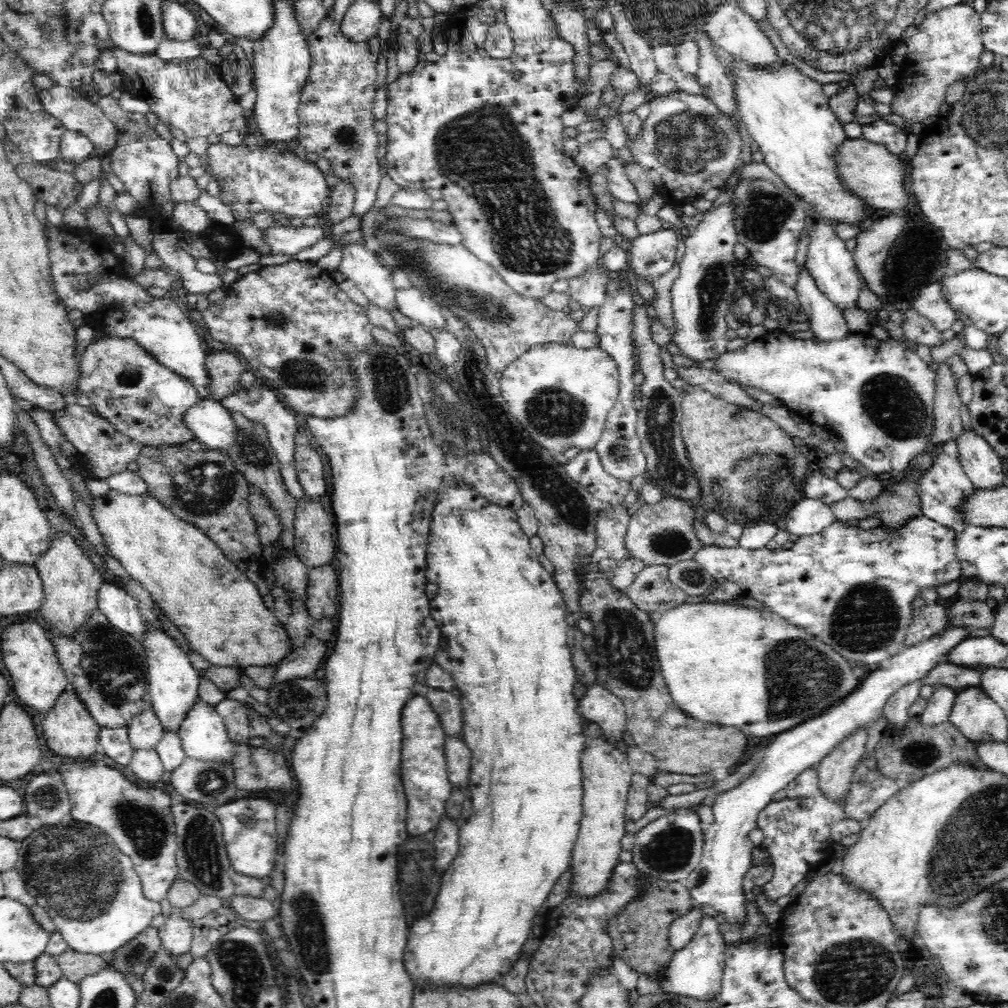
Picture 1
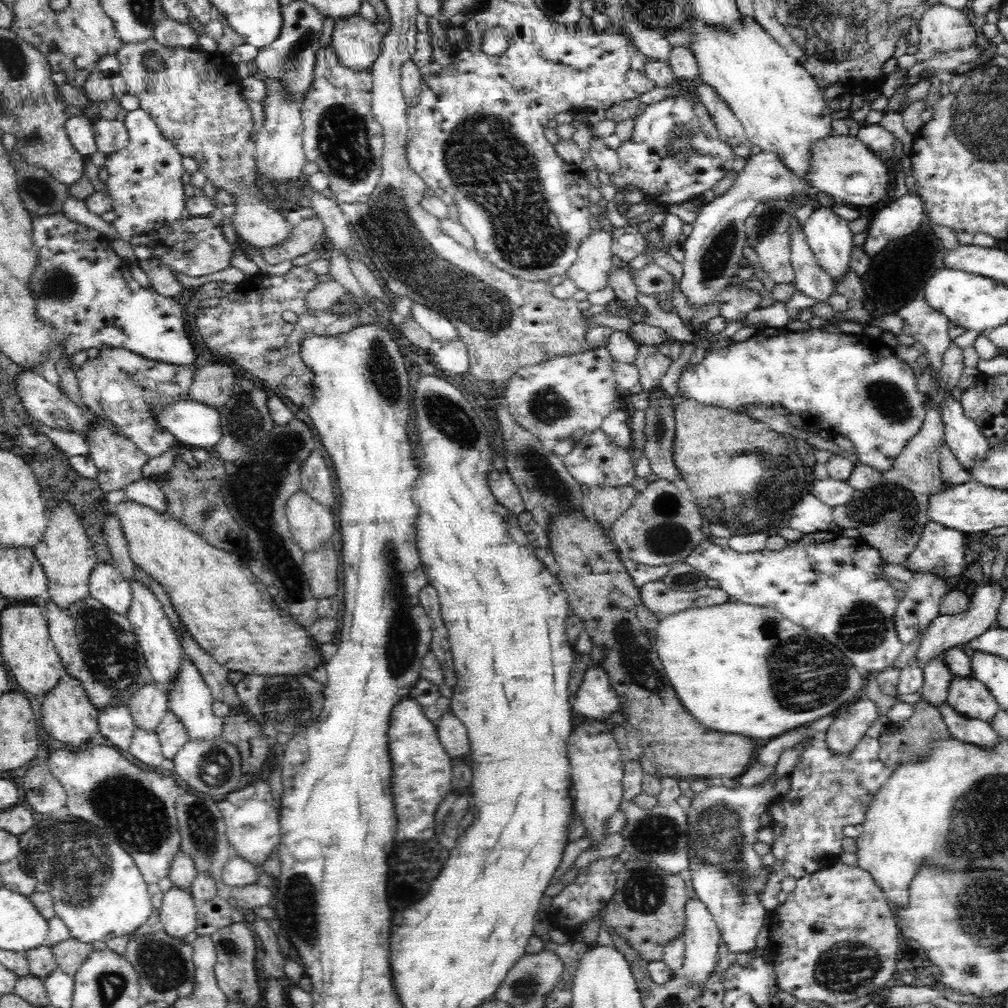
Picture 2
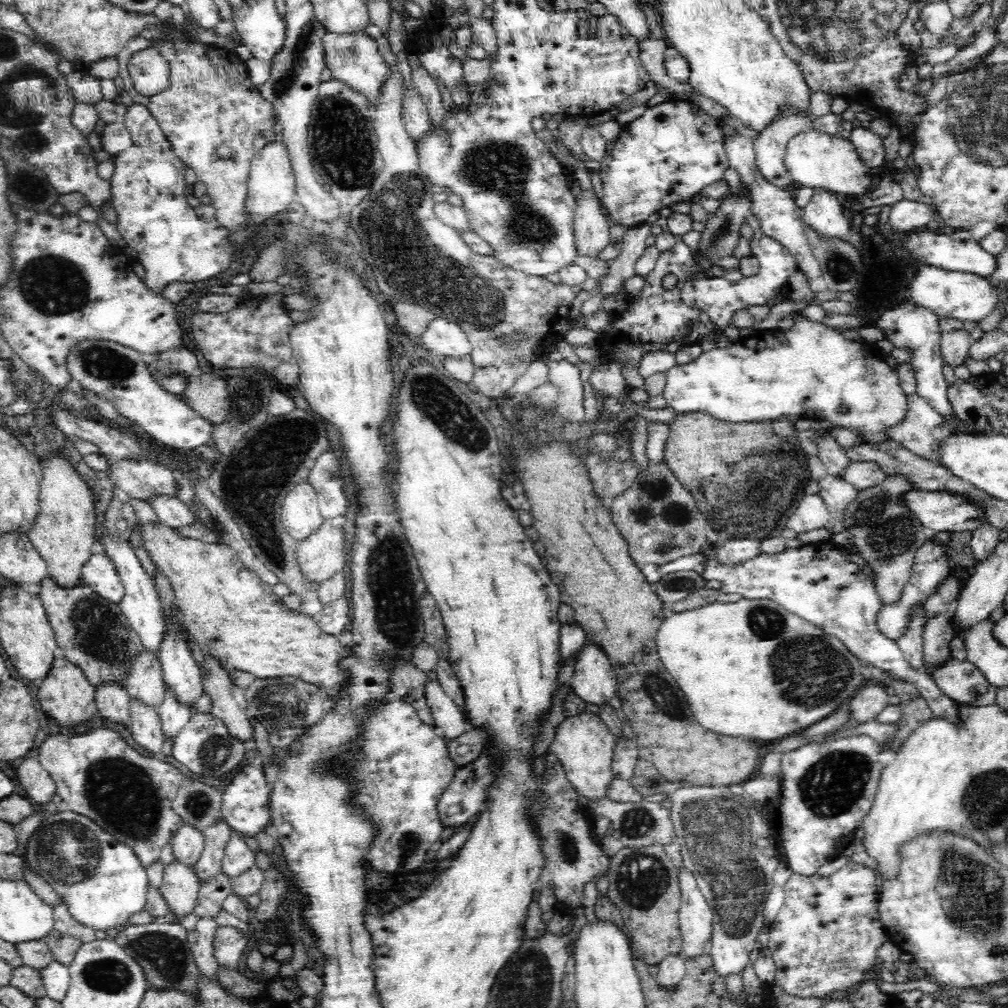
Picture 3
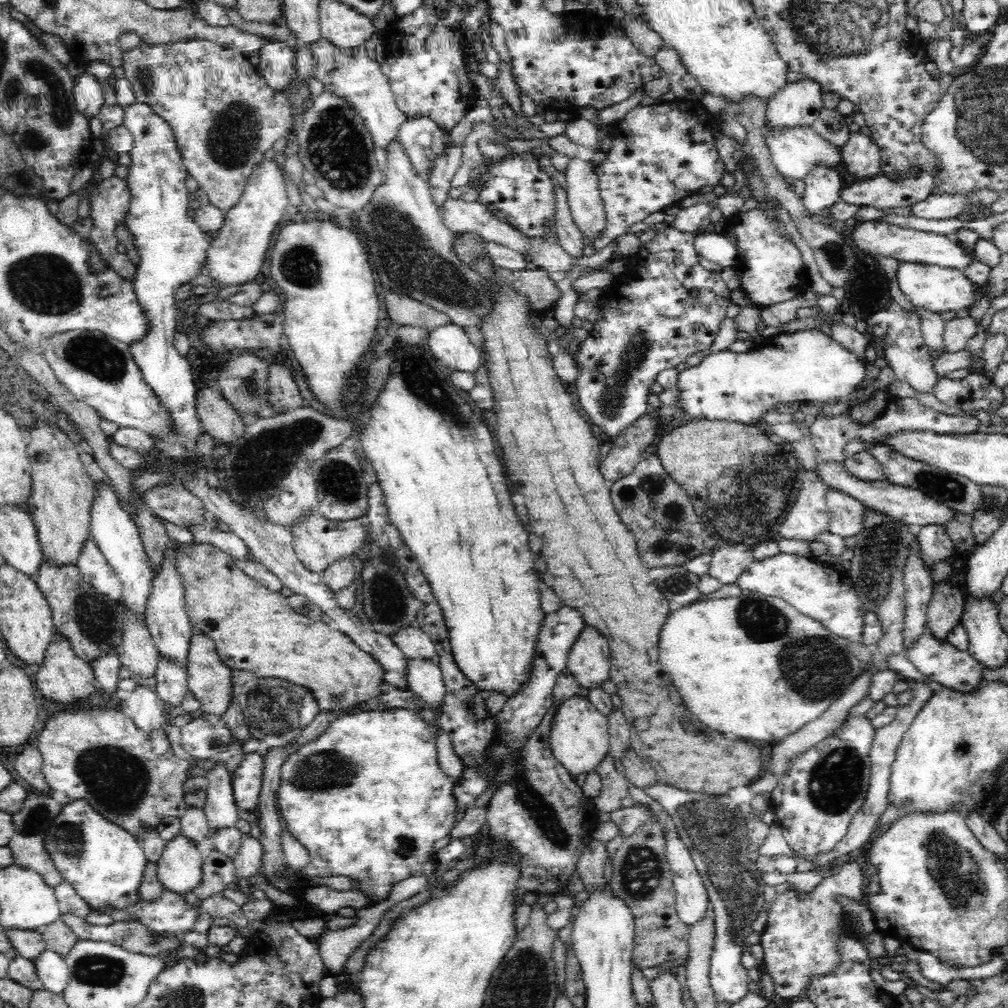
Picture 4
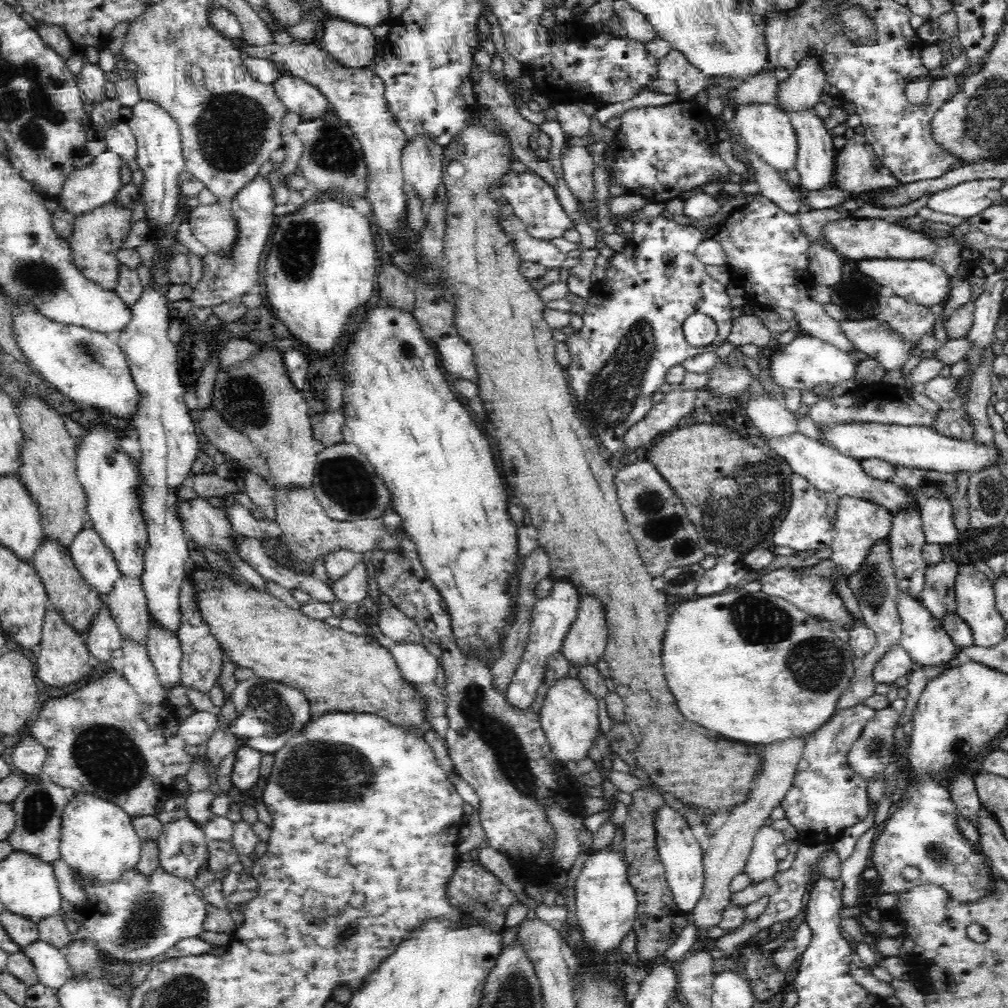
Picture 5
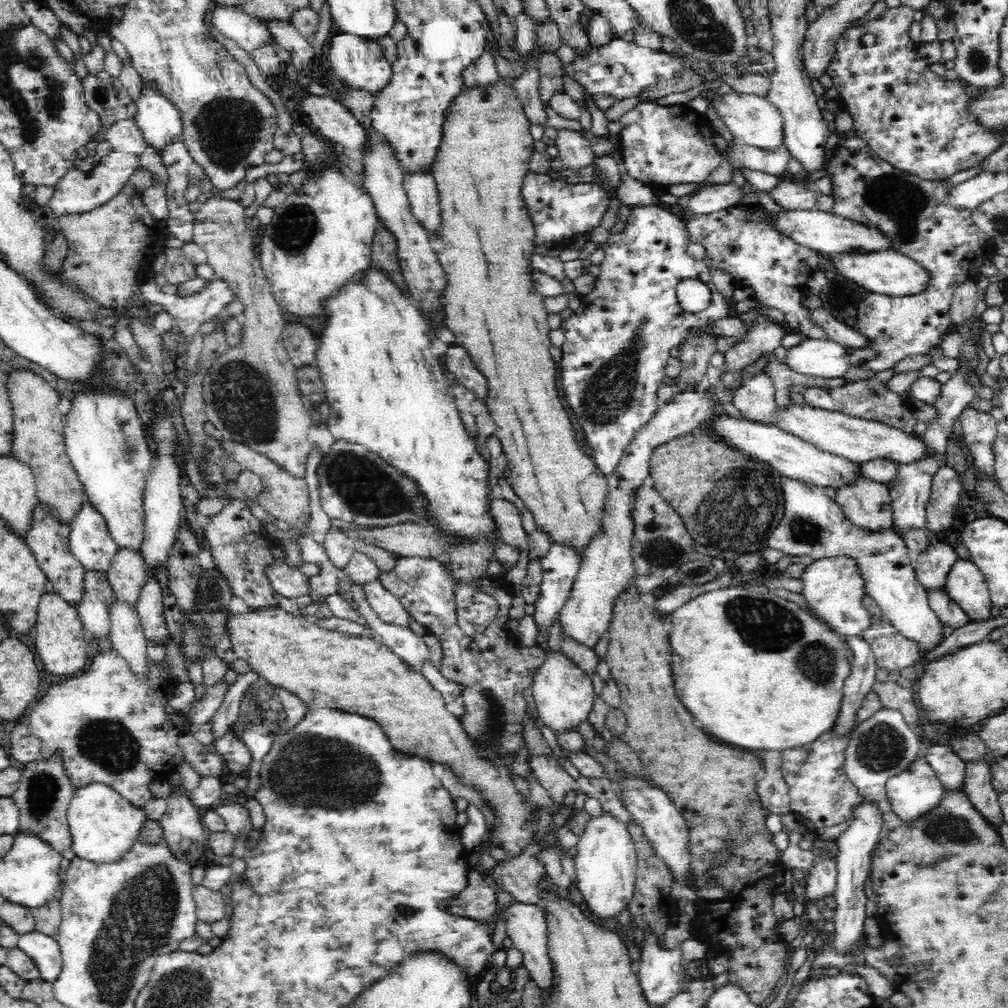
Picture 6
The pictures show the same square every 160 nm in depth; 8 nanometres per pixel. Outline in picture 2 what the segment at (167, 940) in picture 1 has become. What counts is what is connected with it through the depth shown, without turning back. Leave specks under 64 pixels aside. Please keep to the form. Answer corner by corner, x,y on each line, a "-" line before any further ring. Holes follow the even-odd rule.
172,886
163,894
159,912
163,931
168,937
182,941
197,925
196,902
185,887

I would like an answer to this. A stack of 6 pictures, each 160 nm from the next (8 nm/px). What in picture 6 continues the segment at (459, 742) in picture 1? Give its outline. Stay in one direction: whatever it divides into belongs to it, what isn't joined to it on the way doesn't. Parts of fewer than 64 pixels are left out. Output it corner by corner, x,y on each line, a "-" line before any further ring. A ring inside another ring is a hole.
352,584
350,590
354,602
358,604
357,611
369,624
374,636
389,650
392,650
394,655
402,659
402,663
406,663
406,667
421,671
424,664
430,661
430,648
424,643
424,637
414,633
410,628
396,626
396,624
380,620
374,609
366,601
364,589

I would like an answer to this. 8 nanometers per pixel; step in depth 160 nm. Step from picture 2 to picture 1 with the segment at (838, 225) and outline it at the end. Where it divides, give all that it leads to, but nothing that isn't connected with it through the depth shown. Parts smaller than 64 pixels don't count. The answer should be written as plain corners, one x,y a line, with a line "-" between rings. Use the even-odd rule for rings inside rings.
830,220
813,221
814,228
810,236
808,248
808,259
805,267
809,275
814,278
816,286
822,294
825,294
840,311
848,308
858,308
858,294
862,290
863,279
857,271
854,254
848,252
844,240
836,237
834,227
837,224
830,223

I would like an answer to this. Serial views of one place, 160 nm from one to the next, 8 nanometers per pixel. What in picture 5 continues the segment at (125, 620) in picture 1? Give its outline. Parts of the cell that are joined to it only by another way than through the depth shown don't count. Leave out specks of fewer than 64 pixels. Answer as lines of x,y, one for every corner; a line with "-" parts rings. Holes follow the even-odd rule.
90,524
74,536
68,549
76,568
92,588
101,595
106,595
114,588
121,576
117,559

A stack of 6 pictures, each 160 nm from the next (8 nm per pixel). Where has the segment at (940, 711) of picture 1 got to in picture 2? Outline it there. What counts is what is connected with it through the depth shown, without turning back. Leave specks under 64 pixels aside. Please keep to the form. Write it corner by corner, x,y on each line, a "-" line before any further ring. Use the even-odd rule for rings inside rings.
942,655
928,662
923,671
923,698
925,698
932,706
947,702
947,691
949,690
953,677
950,669
944,665

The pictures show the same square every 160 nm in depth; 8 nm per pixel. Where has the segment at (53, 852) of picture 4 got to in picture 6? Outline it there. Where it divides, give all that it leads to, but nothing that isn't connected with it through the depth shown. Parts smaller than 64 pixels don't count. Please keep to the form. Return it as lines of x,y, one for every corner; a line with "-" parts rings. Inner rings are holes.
92,782
75,790
74,799
67,810
71,848
76,857
96,864
118,862
134,846
146,819
142,807
134,806
106,783

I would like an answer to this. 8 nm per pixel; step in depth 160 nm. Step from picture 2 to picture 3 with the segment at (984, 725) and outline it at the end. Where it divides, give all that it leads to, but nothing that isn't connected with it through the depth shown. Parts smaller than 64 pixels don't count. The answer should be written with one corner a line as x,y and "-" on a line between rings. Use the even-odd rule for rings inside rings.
824,540
816,545
804,544
797,549
787,548
778,554
764,554
761,552
756,558
748,559
746,562
741,562
737,565
720,563
716,559
716,547
714,545
705,547
701,553
706,559
706,568
701,575
705,580
718,580
721,584
719,592
740,594
742,598
750,600
764,598
774,601
776,604
783,606
788,612
811,622
814,626
819,626
824,632
839,638
848,651
852,652
859,660
862,660
862,664
872,665
890,674
892,678
914,684
920,694
926,699
933,716
950,720
950,723
958,720
959,712
955,708
956,703
954,700
941,692
933,678
926,675
926,670
914,671
914,668
910,667
910,663
904,658
904,654
896,641
890,640
878,632
878,628
875,625
876,616
884,606
882,601
878,600
874,581
870,580
870,574
866,568
859,567
854,562
846,559
848,556
842,552
842,547
834,543
833,540

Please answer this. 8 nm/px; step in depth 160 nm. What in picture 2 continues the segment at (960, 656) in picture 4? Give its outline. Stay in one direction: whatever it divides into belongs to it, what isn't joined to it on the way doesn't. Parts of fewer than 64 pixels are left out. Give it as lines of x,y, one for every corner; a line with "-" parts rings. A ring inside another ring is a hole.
972,675
954,677
947,691
947,703
962,716
992,723
999,704
988,688

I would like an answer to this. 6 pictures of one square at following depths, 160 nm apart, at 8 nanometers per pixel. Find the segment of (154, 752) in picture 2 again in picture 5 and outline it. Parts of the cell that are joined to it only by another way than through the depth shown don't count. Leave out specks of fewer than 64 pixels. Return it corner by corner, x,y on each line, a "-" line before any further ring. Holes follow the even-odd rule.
122,638
120,648
124,651
124,679
134,688
142,703
166,701
168,690
158,681
158,674
147,647
129,638

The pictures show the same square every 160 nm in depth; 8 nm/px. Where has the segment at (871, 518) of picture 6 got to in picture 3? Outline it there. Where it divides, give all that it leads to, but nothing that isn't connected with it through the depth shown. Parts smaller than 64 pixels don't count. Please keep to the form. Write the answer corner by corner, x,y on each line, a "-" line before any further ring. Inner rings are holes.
827,474
819,480
820,494
828,507
829,520
825,528
832,535
842,532
845,528
845,508
858,494
858,489
842,477

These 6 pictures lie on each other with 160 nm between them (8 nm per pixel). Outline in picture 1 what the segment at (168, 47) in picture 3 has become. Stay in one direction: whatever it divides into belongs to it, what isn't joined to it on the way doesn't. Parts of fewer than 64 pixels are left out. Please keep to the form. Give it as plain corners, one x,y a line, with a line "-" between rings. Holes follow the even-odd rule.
116,46
111,50
117,58
117,72
126,77
130,83
131,94
146,101
152,108
151,111
168,124
168,128
170,126
182,128
182,132
186,134
186,140
208,136
208,134
219,136
228,130
246,132
246,125
251,124
249,119
244,118
244,110
238,104
238,100
234,100
236,96
232,89
222,80
219,66
208,63
206,59
198,56
192,62
166,62
157,54
132,54
-
274,222
274,228
264,232
264,238
270,244
274,255
290,255
290,257
314,246
326,236
326,232
319,224
314,228
306,225
302,228
292,228
291,224
284,226

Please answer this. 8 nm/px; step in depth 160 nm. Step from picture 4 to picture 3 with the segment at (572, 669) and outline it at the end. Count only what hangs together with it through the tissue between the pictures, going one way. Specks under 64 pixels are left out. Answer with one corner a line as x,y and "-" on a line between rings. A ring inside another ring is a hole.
586,642
576,658
571,684
576,696
588,704
600,706
617,694
616,673
600,646

